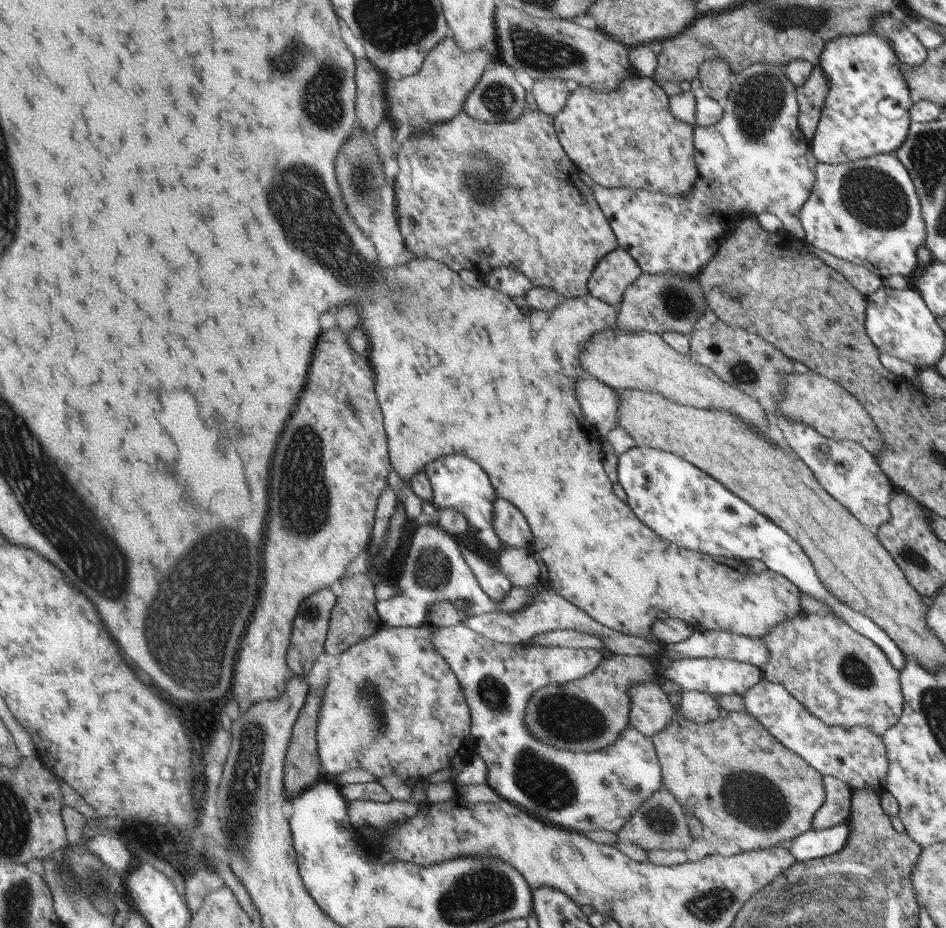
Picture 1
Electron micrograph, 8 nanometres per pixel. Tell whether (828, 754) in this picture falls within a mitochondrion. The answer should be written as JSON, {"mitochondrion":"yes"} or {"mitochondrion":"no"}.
{"mitochondrion":"no"}

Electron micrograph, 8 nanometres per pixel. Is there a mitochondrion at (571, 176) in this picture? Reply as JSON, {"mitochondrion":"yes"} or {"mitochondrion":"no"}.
{"mitochondrion":"no"}

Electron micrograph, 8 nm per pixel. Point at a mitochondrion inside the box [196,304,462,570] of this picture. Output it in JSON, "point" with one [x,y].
{"point":[302,497]}

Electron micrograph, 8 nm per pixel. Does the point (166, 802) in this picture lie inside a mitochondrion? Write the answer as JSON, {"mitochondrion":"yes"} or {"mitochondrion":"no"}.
{"mitochondrion":"no"}

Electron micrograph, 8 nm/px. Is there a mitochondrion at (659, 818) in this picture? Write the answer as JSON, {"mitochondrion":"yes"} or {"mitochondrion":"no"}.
{"mitochondrion":"yes"}

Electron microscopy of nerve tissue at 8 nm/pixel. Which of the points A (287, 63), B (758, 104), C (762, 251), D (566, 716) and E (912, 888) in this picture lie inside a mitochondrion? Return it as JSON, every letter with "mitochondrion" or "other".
{"A":"mitochondrion","B":"mitochondrion","C":"other","D":"mitochondrion","E":"other"}

